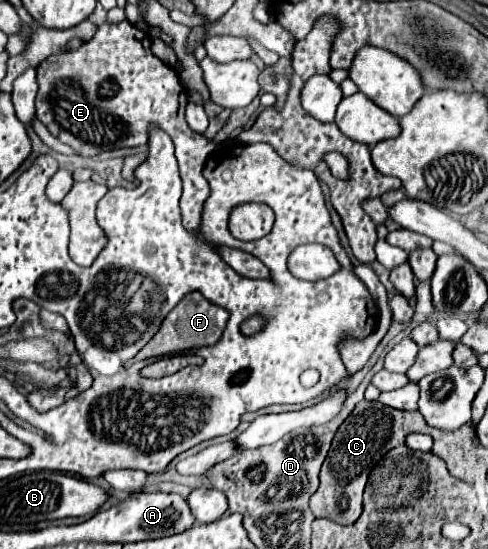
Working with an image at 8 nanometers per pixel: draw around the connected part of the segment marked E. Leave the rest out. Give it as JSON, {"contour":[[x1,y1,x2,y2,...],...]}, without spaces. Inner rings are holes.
{"contour":[[122,21,118,25,104,23,100,25,94,39,84,43,80,49,62,51,44,59,44,63,40,63,40,67,36,69,36,81,40,85,36,103,38,119,48,127,48,131,56,139,70,145,76,151,76,155,82,157,94,157,100,151,110,151,110,149,142,147,148,143,148,129,160,127,172,137,176,151,184,155,182,183,188,183,188,187,192,187,192,179,188,179,188,175,192,175,192,167,204,167,206,159,200,159,200,151,192,155,192,131,184,121,184,107,188,103,188,93,182,87,178,73,152,55,150,43,152,43,150,35,128,21]]}

